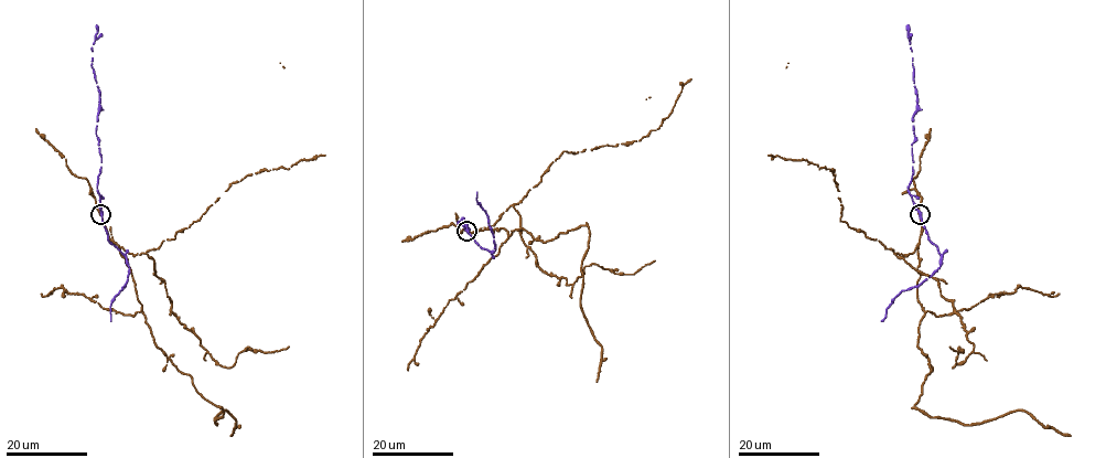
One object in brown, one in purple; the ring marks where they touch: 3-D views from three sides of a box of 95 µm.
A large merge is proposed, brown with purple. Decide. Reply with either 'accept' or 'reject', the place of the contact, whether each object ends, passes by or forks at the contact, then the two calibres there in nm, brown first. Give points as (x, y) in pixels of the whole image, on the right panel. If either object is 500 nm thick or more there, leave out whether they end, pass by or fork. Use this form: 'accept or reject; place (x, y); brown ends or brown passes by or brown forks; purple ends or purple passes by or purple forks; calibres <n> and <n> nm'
reject; place (920, 214); brown passes by; purple passes by; calibres 280 and 400 nm

